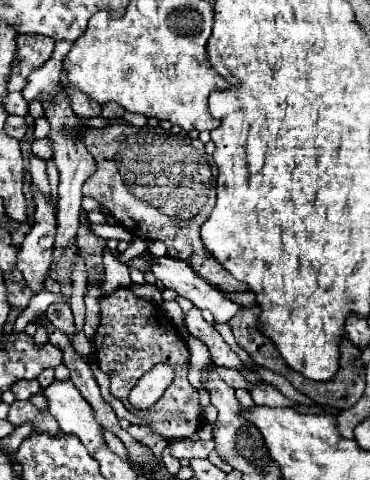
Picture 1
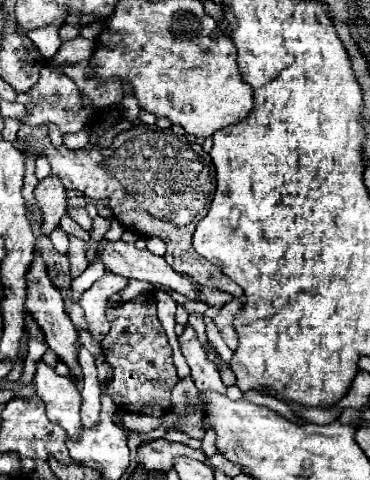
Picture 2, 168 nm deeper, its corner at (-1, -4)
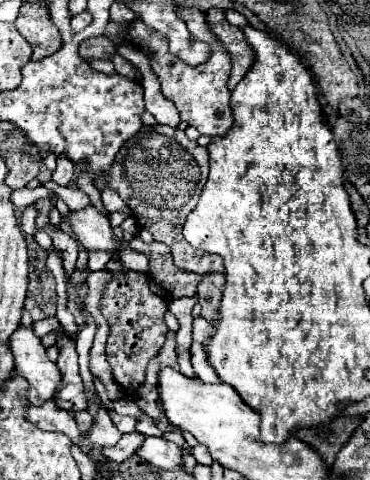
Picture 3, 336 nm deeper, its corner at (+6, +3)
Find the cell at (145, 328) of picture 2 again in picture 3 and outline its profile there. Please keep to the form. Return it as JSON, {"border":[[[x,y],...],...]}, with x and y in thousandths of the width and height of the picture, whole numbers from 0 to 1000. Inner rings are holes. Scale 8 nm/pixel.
{"border":[[[300,540],[284,552],[284,565],[305,573],[300,585],[278,598],[273,615],[273,652],[300,677],[284,735],[316,802],[338,819],[349,819],[349,773],[392,773],[403,748],[424,740],[424,731],[446,715],[446,698],[457,690],[441,669],[451,652],[451,631],[408,610],[392,569],[343,560],[316,540]]]}

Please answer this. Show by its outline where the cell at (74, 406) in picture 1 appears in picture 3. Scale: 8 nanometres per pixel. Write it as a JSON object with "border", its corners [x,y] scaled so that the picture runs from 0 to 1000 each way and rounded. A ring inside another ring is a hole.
{"border":[[[46,681],[24,702],[24,727],[41,744],[41,777],[73,790],[73,831],[84,844],[111,844],[111,835],[143,831],[154,802],[165,798],[159,769],[132,752],[111,706],[84,681]]]}

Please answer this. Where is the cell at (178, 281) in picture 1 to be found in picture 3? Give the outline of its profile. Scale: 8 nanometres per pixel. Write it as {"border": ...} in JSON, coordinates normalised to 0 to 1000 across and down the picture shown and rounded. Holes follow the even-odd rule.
{"border":[[[230,431],[219,440],[186,440],[181,465],[192,469],[203,494],[219,502],[219,510],[235,523],[278,519],[300,531],[316,523],[322,506],[305,498],[305,477],[295,469],[295,456],[268,444],[257,431]]]}

